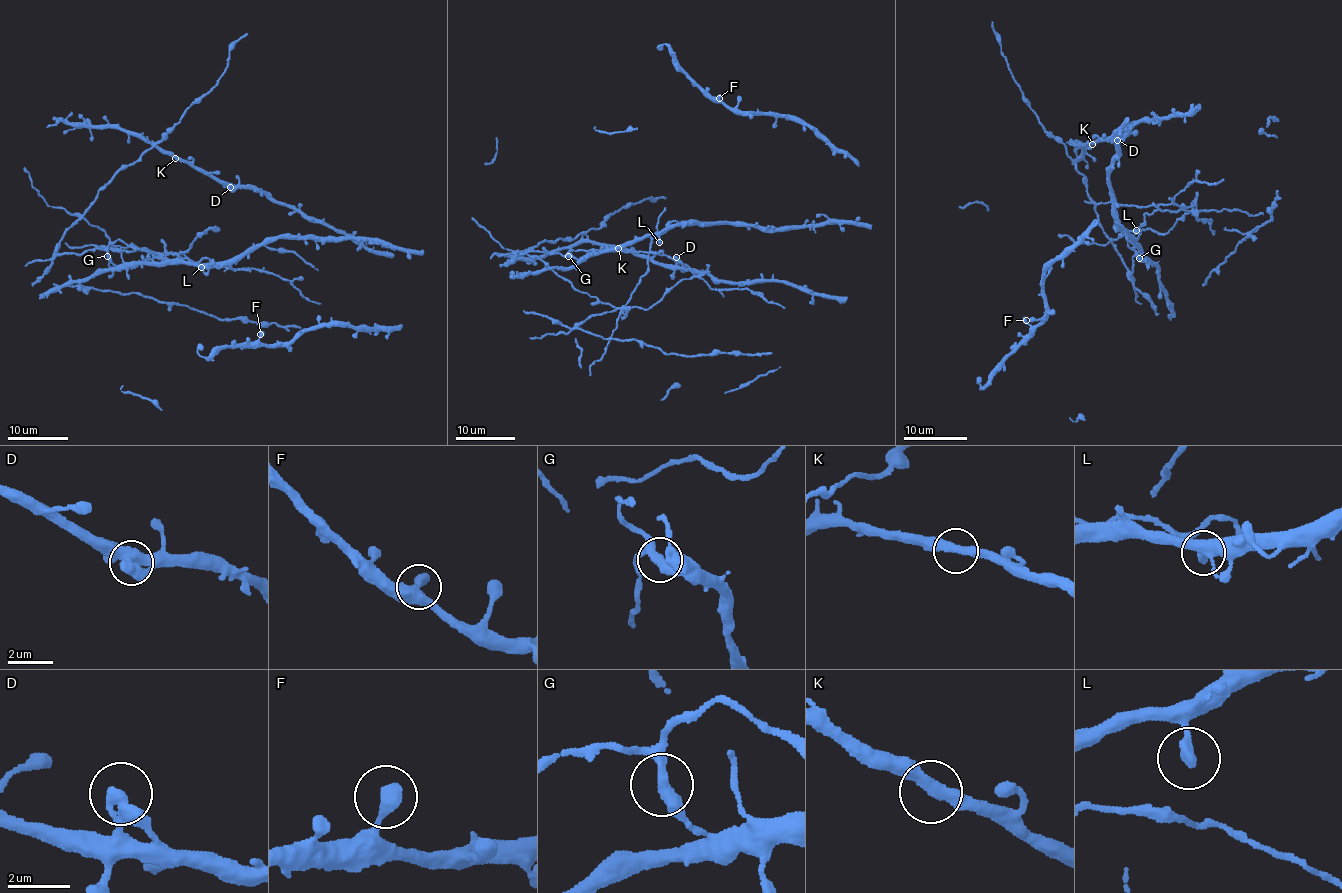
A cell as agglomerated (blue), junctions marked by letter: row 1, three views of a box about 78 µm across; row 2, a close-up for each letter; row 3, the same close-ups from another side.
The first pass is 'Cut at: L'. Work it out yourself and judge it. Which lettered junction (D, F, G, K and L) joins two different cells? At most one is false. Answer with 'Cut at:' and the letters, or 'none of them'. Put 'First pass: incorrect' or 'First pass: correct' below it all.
Cut at: G
First pass: incorrect

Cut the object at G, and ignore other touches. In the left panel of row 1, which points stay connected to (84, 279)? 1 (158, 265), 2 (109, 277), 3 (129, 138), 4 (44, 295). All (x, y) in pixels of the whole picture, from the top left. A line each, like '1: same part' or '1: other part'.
1: same part
2: other part
3: same part
4: same part

